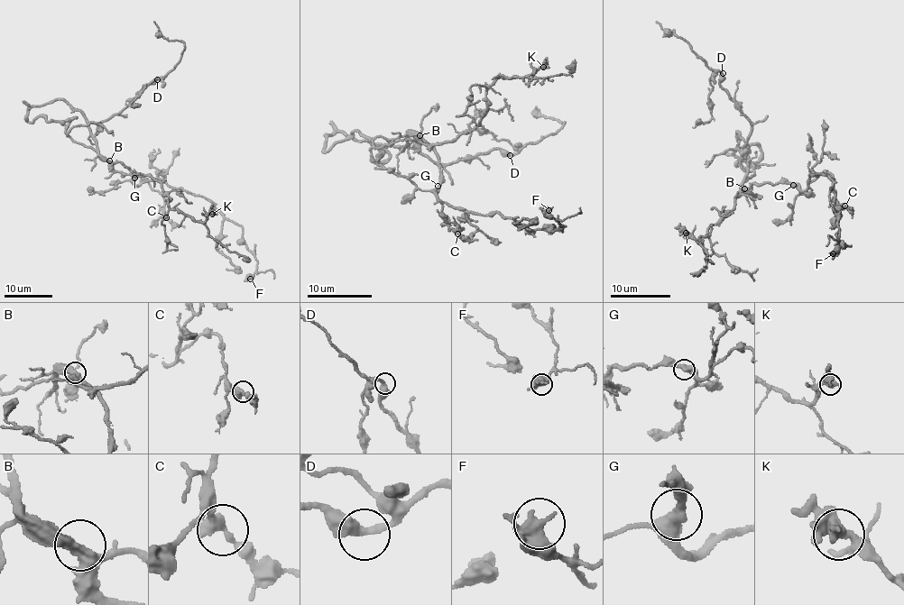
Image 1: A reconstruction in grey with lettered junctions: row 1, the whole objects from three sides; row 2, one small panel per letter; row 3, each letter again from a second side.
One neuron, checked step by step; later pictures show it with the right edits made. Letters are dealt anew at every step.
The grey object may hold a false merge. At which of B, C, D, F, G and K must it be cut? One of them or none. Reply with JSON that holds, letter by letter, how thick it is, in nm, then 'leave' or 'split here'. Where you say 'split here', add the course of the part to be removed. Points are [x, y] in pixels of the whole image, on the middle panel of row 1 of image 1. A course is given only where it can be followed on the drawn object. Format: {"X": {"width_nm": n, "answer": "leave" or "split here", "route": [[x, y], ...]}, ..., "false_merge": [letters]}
{"B": {"width_nm": 460, "answer": "leave"}, "C": {"width_nm": 380, "answer": "leave"}, "D": {"width_nm": 400, "answer": "leave"}, "F": {"width_nm": 440, "answer": "leave"}, "G": {"width_nm": 440, "answer": "leave"}, "K": {"width_nm": 440, "answer": "leave"}, "false_merge": []}

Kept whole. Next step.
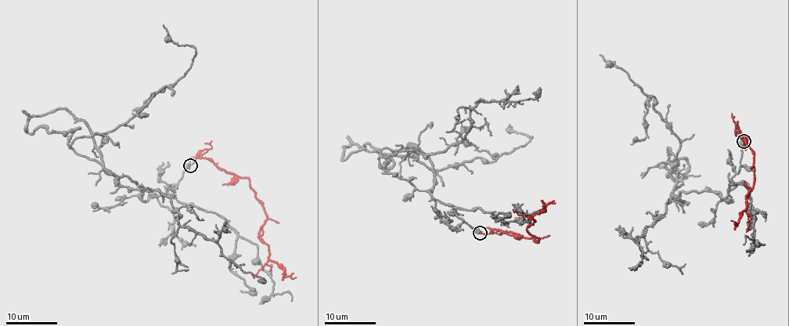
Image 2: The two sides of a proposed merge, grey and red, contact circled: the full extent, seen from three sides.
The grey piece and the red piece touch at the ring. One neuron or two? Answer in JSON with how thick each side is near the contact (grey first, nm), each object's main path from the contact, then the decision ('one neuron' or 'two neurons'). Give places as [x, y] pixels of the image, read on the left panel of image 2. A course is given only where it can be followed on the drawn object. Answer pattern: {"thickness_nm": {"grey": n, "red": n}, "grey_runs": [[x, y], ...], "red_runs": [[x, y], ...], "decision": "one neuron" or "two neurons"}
{"thickness_nm": {"grey": 600, "red": 100}, "grey_runs": [[189, 165], [145, 201], [104, 168], [93, 138], [185, 75], [196, 50], [163, 24]], "red_runs": [[190, 165], [197, 154], [250, 181], [266, 215], [259, 237], [268, 247], [268, 258], [288, 276], [296, 277]], "decision": "two neurons"}

